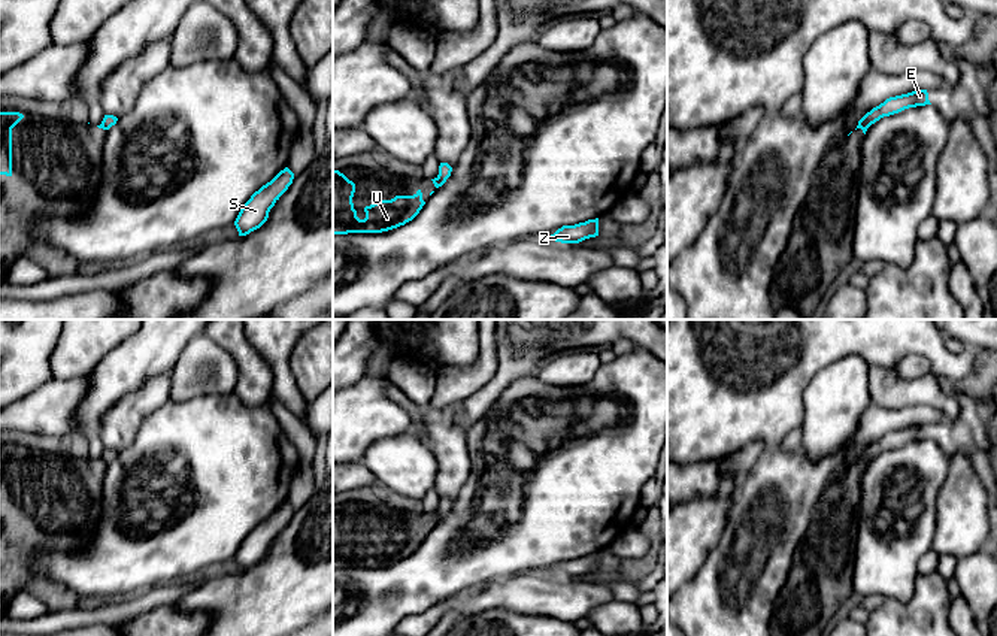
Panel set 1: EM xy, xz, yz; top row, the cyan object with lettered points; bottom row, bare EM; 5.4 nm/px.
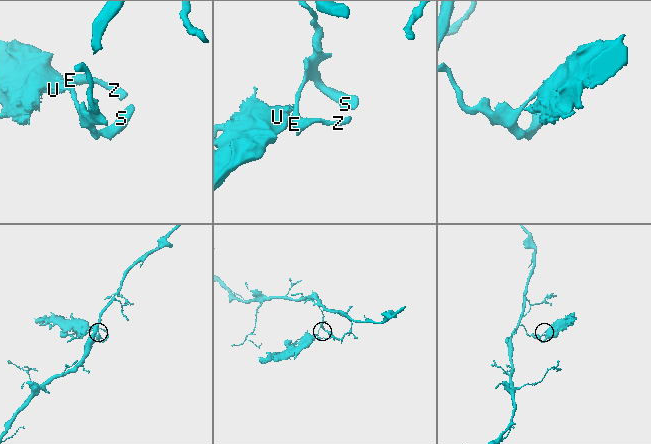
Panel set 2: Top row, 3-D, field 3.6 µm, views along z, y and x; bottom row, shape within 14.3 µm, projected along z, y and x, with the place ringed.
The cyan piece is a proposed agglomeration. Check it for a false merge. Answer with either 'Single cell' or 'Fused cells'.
Fused cells

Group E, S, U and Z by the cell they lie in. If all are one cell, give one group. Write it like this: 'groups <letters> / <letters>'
groups E S Z / U

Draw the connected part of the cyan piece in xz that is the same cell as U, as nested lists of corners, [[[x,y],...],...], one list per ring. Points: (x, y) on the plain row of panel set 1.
[[[333,505],[333,569],[388,566],[412,555],[425,539],[418,524],[413,530],[396,530],[366,540],[366,552],[360,554],[352,537],[354,527],[355,518]]]

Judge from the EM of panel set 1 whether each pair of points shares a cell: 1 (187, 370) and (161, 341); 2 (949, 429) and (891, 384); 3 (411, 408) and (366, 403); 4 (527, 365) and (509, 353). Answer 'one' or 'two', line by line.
1: two
2: two
3: two
4: one

